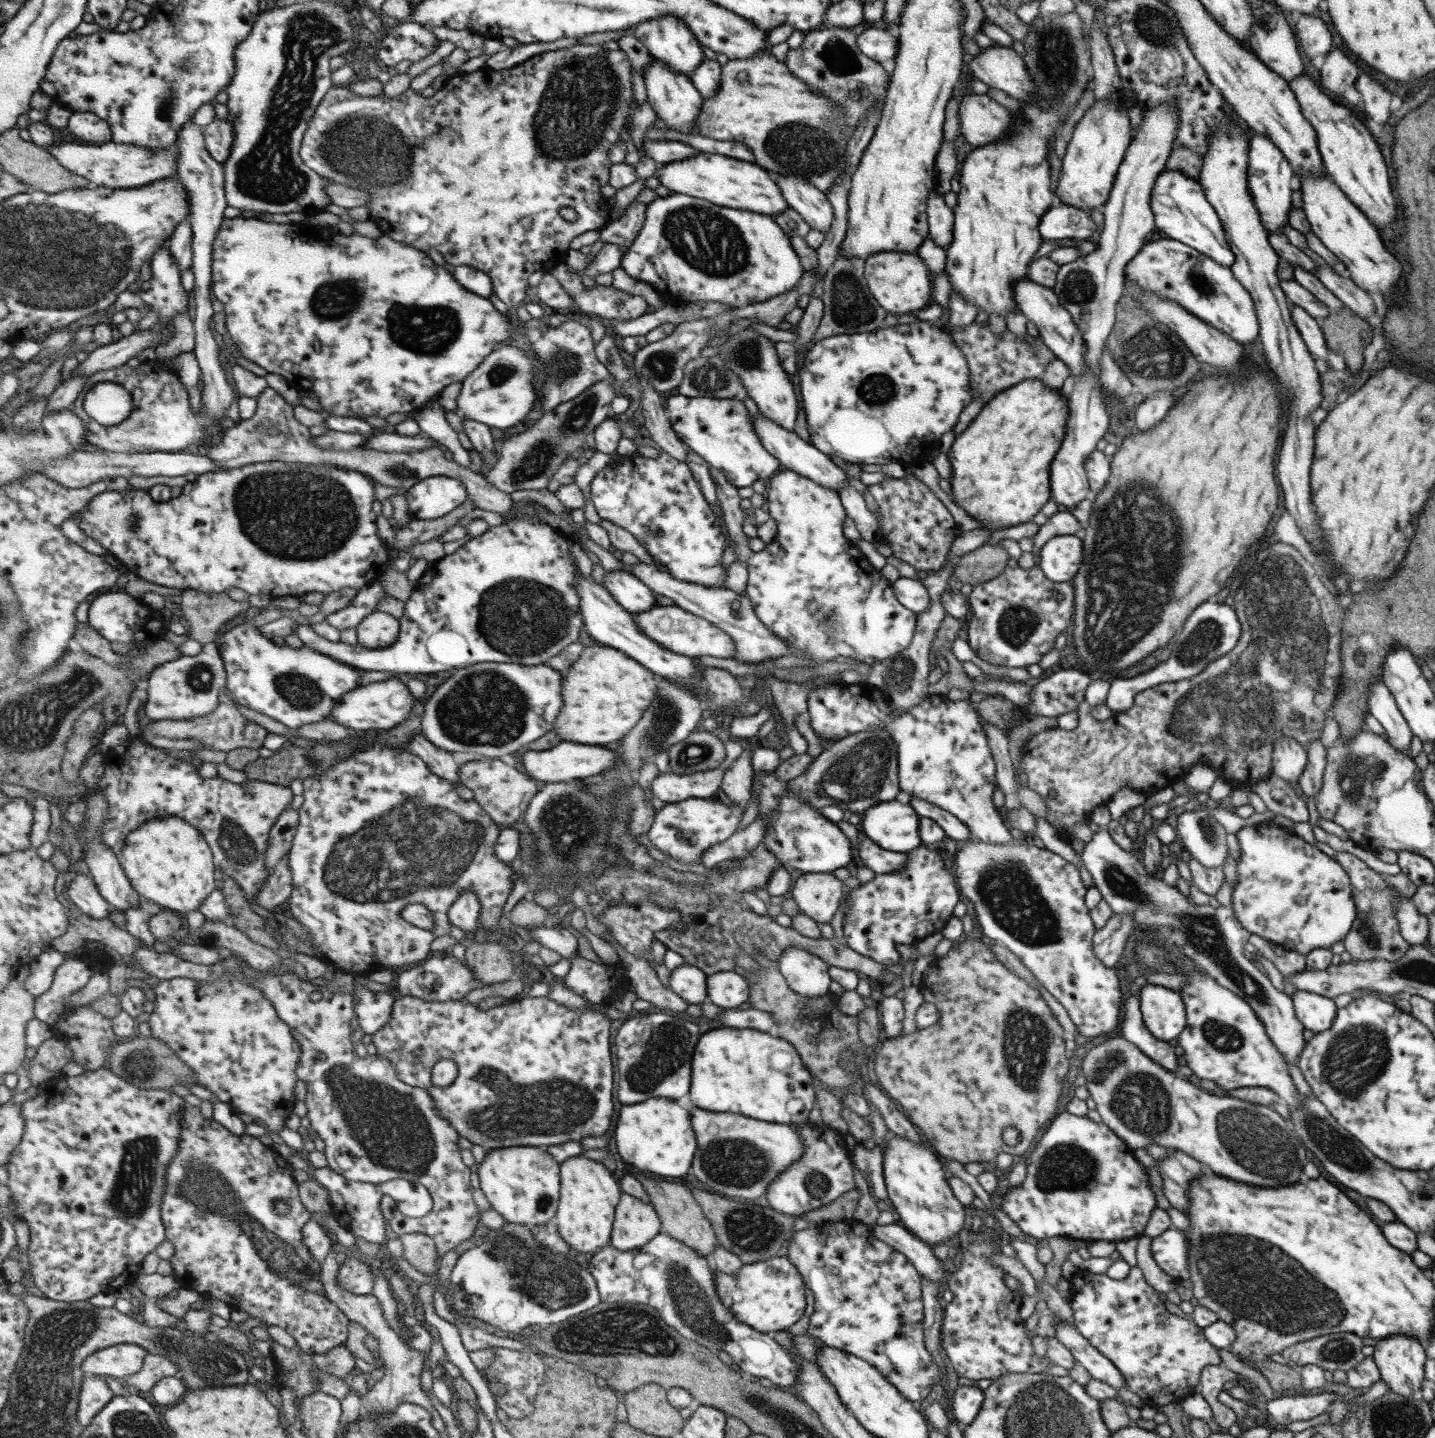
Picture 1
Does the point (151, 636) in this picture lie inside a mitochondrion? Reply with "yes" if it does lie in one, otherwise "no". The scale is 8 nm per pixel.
no

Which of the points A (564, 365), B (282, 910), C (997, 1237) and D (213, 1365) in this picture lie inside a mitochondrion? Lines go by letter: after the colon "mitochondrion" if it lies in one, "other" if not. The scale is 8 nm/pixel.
A: mitochondrion
B: other
C: other
D: mitochondrion

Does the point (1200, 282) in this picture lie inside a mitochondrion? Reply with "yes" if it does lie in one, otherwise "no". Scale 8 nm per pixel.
yes

